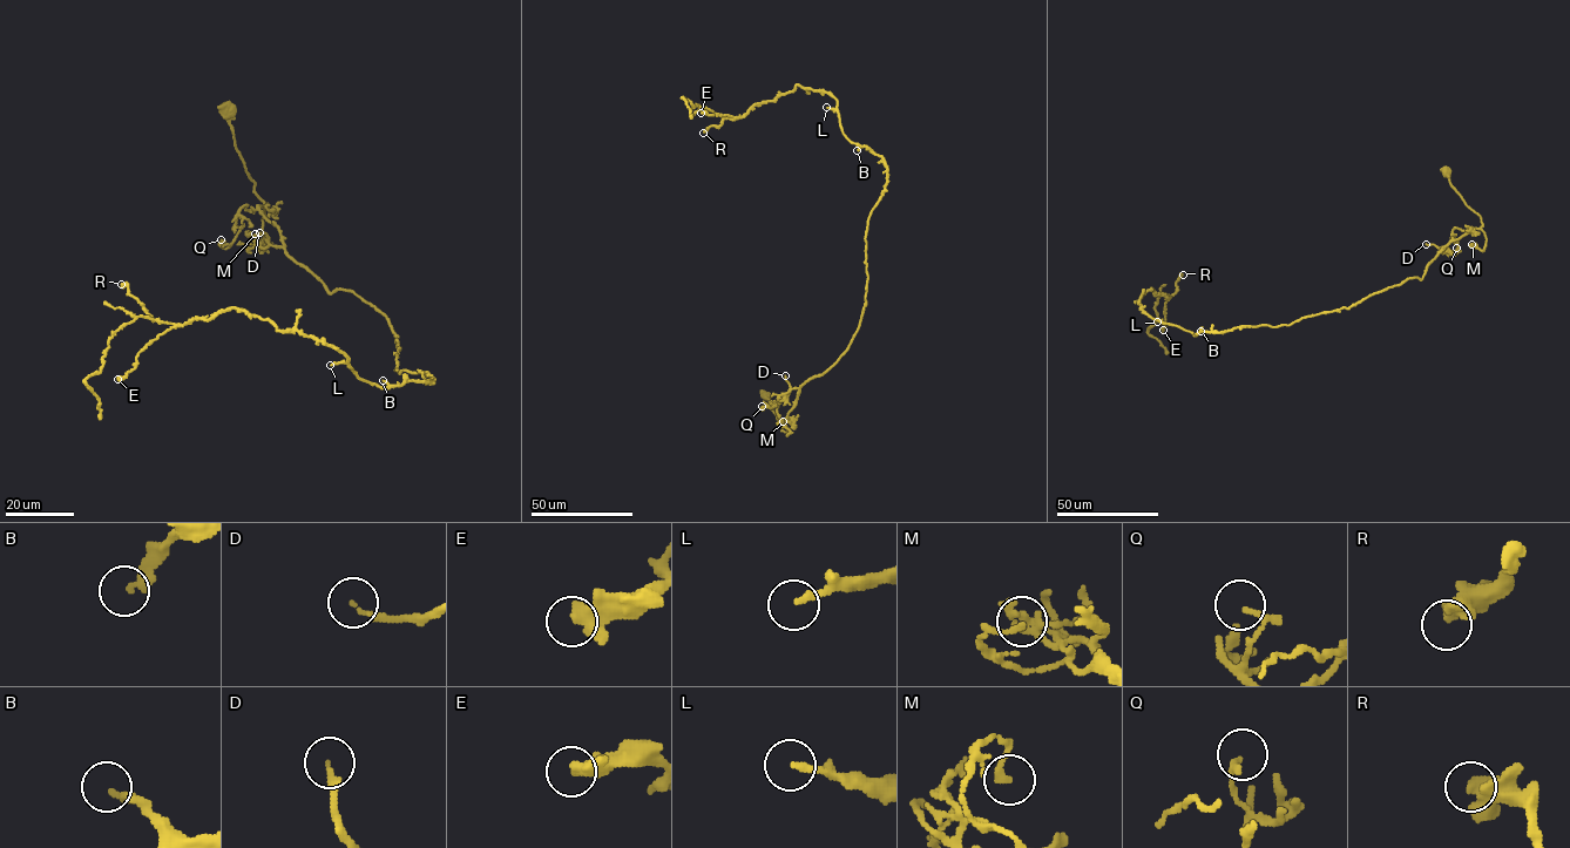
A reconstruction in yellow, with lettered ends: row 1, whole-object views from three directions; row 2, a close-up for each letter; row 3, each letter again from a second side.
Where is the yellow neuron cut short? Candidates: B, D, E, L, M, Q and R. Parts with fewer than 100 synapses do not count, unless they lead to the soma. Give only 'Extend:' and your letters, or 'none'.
Extend: none

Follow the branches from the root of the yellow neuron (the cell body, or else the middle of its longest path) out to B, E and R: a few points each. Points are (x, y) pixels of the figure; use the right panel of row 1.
B: (1446, 171), (1482, 225), (1452, 239), (1421, 279), (1408, 278), (1348, 309), (1288, 325), (1196, 333), (1200, 331)
E: (1446, 171), (1482, 225), (1421, 279), (1288, 325), (1196, 334), (1141, 309), (1151, 287), (1166, 298), (1163, 330)
R: (1446, 171), (1482, 225), (1421, 279), (1348, 309), (1195, 334), (1135, 302), (1151, 287), (1169, 298), (1183, 275)

